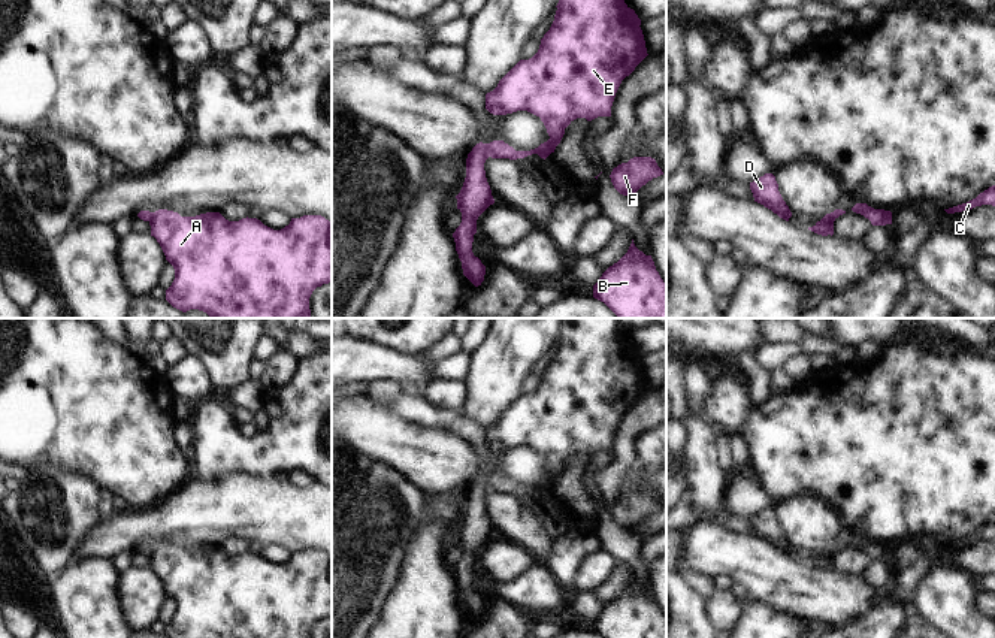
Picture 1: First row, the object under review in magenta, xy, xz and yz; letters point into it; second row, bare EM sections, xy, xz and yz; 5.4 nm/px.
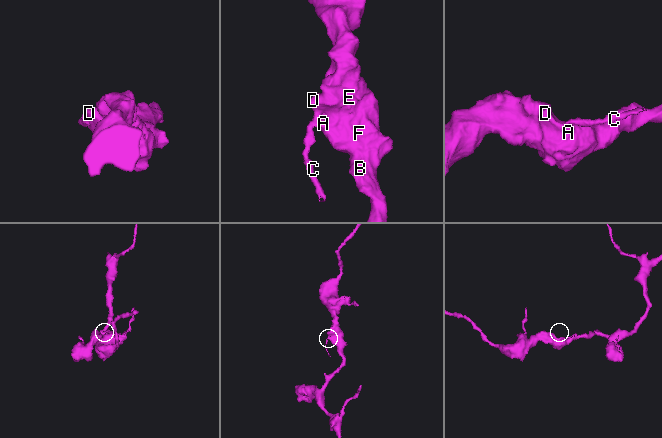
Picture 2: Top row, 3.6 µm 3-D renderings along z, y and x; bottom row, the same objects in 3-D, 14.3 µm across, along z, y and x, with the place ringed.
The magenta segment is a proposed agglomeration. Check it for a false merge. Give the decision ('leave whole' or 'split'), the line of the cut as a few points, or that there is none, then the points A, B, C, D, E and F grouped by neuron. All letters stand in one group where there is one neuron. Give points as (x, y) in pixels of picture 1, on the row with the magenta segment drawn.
split | xz (486, 144), (489, 156) | A B D E F / C

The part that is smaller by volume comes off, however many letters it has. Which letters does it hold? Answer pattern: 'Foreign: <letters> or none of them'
Foreign: C.

